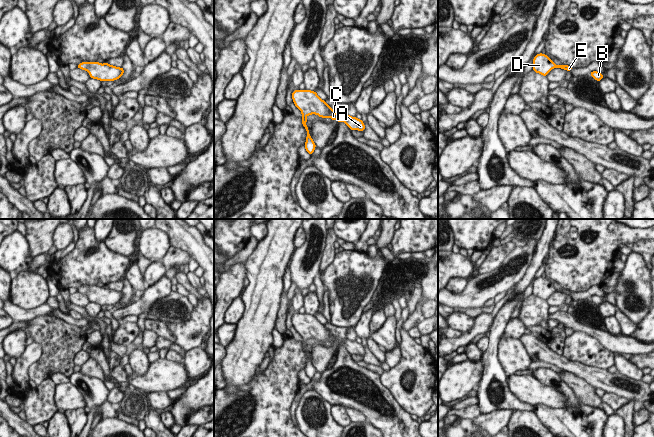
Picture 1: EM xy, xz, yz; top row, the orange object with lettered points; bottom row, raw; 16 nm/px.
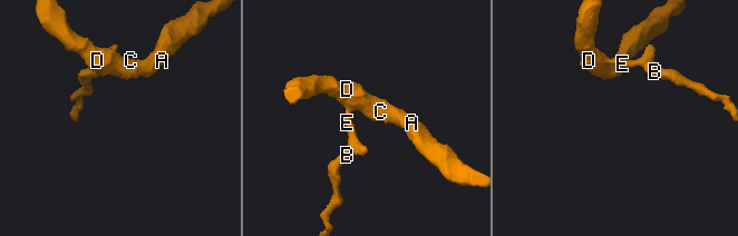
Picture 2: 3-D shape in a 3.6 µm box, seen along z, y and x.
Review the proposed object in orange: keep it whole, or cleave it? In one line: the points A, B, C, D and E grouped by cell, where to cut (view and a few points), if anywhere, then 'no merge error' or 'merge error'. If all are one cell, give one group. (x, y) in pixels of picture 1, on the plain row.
A B C D E | no cut | no merge error

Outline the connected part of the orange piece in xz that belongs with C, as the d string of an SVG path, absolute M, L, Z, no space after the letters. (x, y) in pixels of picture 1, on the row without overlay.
M294 314L292 317L292 323L295 330L301 335L302 337L302 349L305 351L307 356L306 366L305 366L305 373L306 375L312 379L316 368L314 367L313 363L310 360L309 352L306 349L307 343L306 341L311 338L316 338L322 342L331 342L333 345L336 343L338 347L344 346L351 355L358 354L363 355L365 354L364 346L356 341L352 341L350 339L345 339L344 341L339 340L337 336L335 336L324 324L322 324L316 316L311 314Z

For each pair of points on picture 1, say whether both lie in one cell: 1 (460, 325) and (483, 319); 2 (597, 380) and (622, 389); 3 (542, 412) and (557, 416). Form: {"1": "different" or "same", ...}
{"1": "different", "2": "same", "3": "same"}

